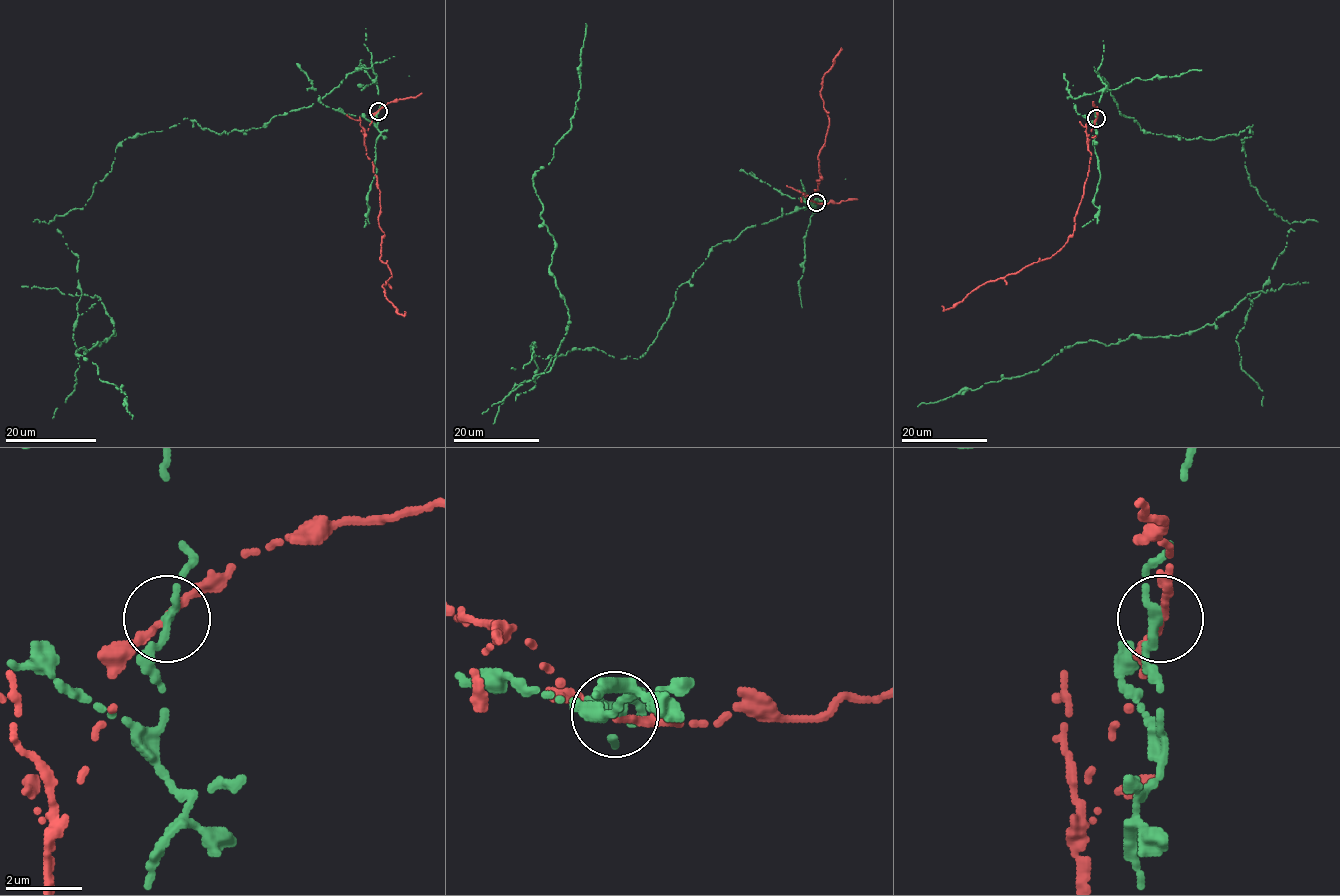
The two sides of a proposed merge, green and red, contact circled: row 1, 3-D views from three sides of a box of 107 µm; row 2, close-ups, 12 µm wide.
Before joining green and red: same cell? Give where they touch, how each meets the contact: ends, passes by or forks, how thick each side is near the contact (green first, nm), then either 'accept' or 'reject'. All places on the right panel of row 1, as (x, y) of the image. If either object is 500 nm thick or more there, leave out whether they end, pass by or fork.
at (1096, 118); green passes by; red passes by; 240 nm thick on the green side, 200 nm on the other; reject

